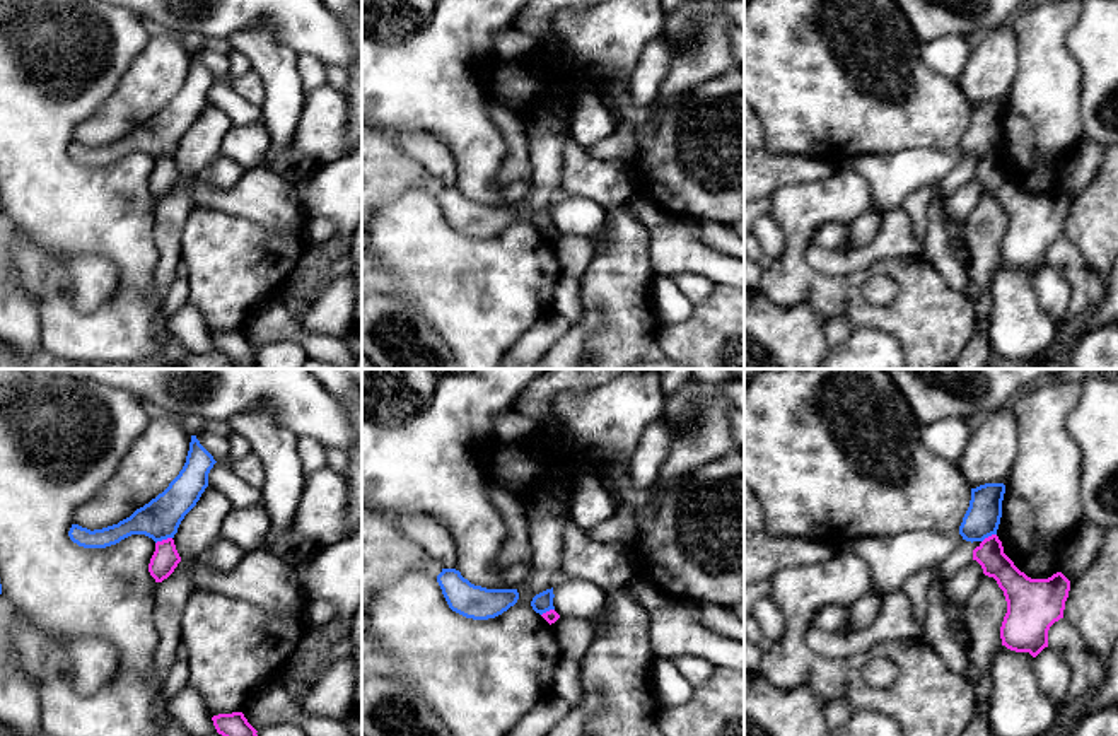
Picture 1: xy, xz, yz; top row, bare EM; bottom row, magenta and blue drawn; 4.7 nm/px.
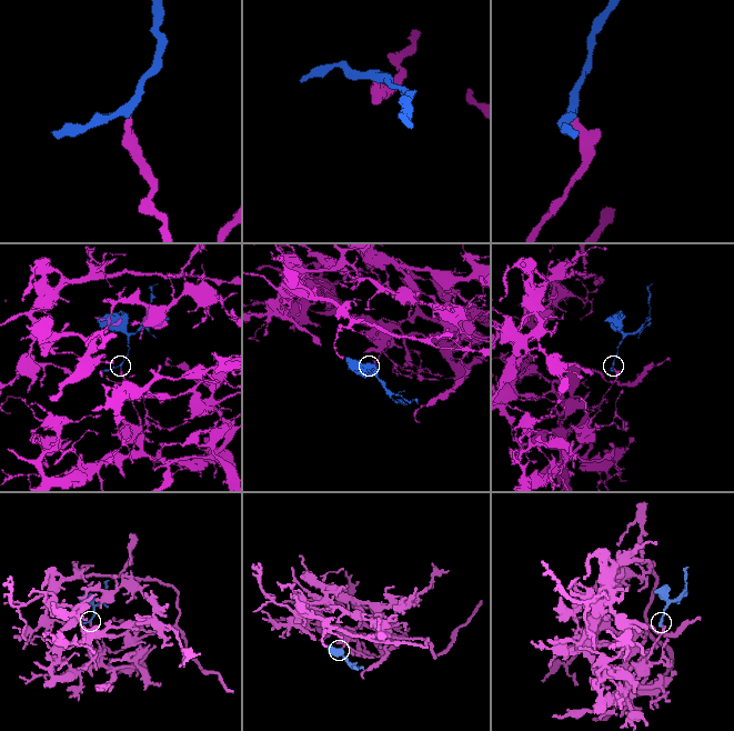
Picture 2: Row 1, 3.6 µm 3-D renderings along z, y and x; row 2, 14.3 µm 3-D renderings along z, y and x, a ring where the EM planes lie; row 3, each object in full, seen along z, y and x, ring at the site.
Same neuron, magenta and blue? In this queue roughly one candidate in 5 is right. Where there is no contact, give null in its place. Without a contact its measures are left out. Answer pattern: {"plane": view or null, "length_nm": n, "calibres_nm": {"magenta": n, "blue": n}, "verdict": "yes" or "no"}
{"plane": "xy", "length_nm": 90, "calibres_nm": {"magenta": 120, "blue": 190}, "verdict": "no"}

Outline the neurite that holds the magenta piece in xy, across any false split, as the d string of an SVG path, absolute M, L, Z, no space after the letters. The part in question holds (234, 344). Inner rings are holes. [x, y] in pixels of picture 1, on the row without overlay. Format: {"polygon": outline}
{"polygon": "M242 330L218 331L212 338L217 350L227 355L236 369L249 369L258 364L258 348L247 340Z"}

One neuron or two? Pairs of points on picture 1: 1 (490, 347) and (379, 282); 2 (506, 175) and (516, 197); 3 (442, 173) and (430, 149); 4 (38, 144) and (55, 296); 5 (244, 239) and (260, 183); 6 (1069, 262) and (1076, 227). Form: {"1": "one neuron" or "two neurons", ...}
{"1": "two neurons", "2": "two neurons", "3": "one neuron", "4": "one neuron", "5": "two neurons", "6": "two neurons"}

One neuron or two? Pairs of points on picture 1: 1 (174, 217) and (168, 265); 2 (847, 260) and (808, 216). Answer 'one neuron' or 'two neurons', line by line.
1: one neuron
2: two neurons

